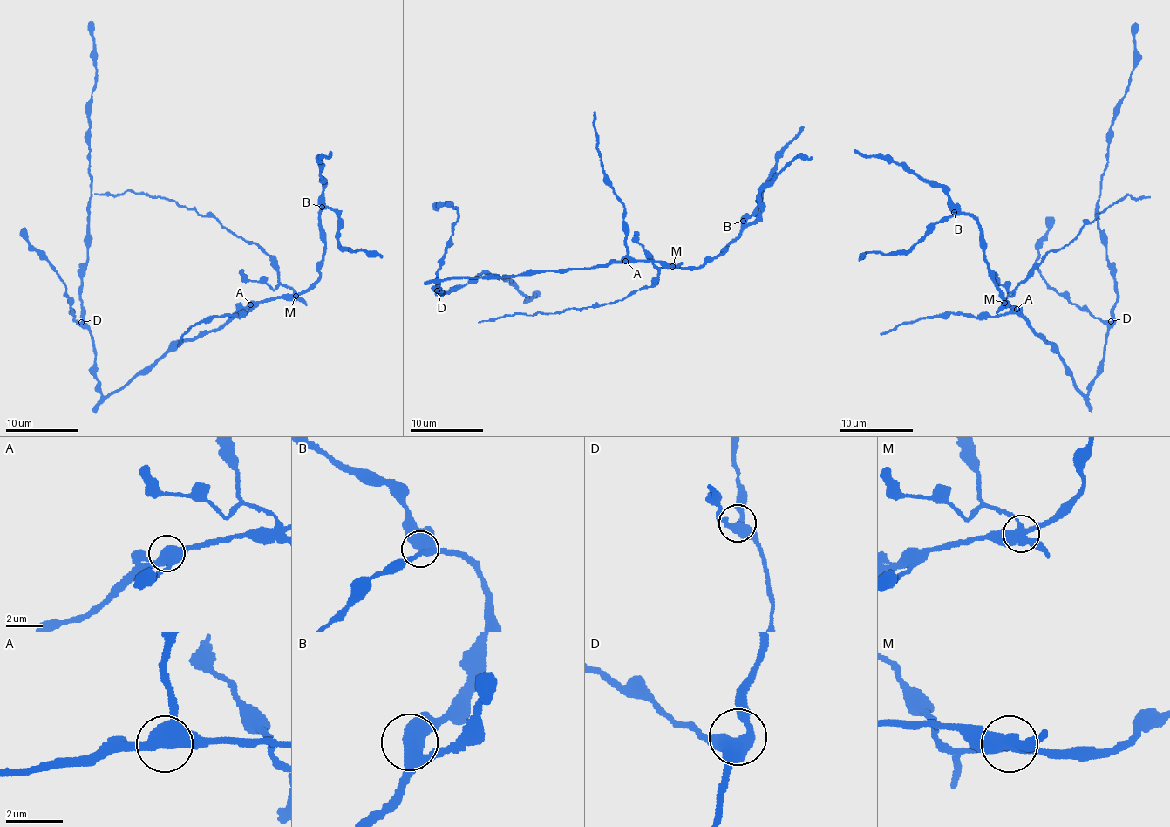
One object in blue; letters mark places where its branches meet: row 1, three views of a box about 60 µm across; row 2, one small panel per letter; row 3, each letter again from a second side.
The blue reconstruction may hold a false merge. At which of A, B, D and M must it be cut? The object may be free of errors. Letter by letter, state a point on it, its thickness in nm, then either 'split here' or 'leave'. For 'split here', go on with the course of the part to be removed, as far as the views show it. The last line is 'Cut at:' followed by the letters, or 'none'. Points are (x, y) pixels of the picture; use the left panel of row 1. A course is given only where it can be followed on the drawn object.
A: place (250, 304); calibre 440 nm; leave
B: place (322, 207); calibre 440 nm; leave
D: place (81, 322); calibre 440 nm; leave
M: place (295, 296); calibre 440 nm; split here; course (295, 296), (280, 283), (270, 256), (227, 232), (213, 216), (132, 191), (95, 193)
Cut at: M

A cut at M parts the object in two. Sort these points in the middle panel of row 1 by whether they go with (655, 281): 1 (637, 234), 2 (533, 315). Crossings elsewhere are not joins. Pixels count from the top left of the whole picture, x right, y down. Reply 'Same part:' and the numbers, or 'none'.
Same part: 1, 2

